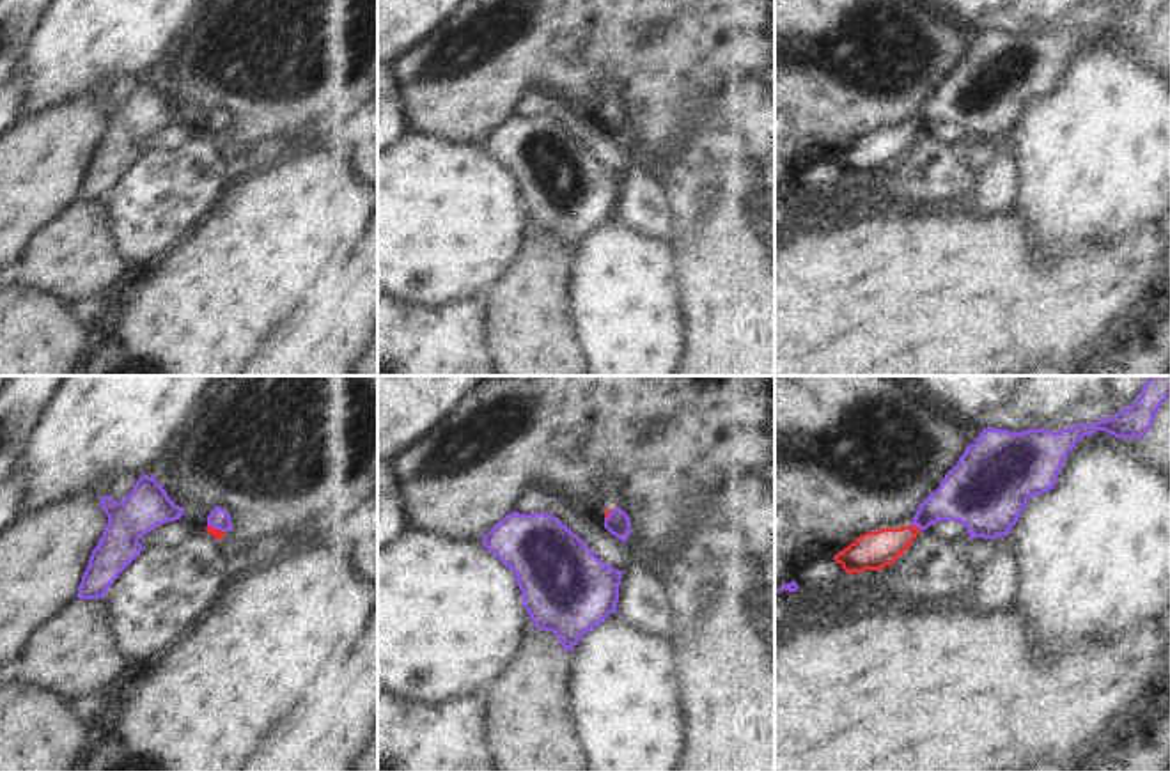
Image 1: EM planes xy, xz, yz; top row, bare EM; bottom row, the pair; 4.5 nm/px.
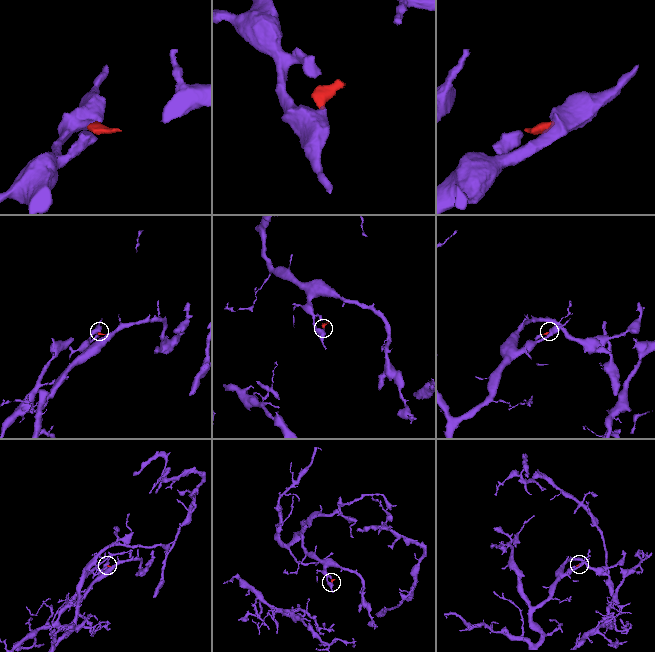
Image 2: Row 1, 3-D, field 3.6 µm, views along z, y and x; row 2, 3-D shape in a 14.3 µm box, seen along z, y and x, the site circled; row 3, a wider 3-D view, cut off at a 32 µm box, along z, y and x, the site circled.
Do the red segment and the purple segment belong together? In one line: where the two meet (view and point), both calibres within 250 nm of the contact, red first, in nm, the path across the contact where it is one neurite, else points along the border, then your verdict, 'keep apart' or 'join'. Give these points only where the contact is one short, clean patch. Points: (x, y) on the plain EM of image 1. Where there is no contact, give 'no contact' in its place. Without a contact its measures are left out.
meets red in yz at (917, 130); 180 nm thick on the red side, 220 nm on the other; runs through yz (874, 153), (901, 142), (917, 130), (938, 109), (963, 100); join

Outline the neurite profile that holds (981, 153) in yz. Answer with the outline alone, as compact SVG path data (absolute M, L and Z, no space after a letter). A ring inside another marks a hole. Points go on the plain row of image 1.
M975 140L970 142L968 161L973 168L982 170L986 168L996 152L996 145L993 142Z

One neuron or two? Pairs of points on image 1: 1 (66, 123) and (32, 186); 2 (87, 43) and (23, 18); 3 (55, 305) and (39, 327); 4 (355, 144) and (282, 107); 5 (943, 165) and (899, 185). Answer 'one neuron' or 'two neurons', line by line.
1: one neuron
2: two neurons
3: one neuron
4: two neurons
5: one neuron

